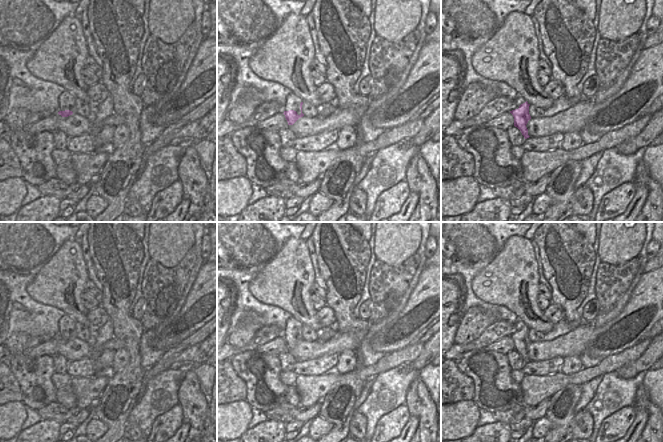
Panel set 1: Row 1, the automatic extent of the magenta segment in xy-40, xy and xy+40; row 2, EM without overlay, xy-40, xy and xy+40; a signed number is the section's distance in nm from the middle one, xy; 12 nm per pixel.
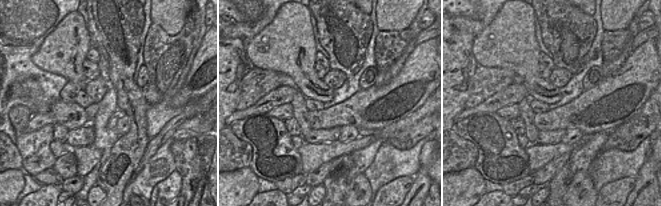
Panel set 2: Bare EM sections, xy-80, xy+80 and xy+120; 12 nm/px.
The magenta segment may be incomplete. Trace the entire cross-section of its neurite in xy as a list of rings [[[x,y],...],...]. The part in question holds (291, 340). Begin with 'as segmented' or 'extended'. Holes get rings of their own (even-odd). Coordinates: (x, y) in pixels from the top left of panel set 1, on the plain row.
as segmented; [[[303,326],[300,327],[300,333],[301,333],[300,339],[298,339],[297,336],[294,334],[284,335],[283,338],[285,339],[288,349],[293,349],[299,342],[304,340],[304,338],[302,337],[302,329]]]

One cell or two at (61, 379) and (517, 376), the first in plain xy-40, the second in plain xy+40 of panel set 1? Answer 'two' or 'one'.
one

